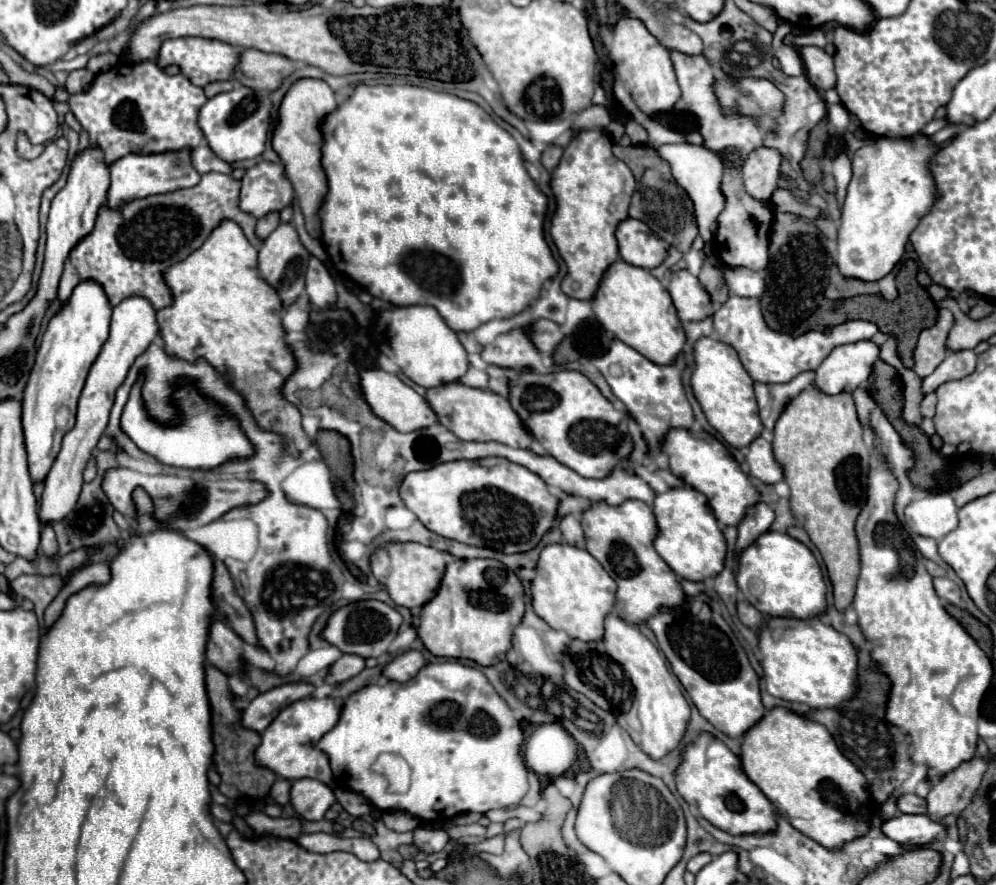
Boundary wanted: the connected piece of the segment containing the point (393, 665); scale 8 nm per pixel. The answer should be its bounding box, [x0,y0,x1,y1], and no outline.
[384,651,426,681]

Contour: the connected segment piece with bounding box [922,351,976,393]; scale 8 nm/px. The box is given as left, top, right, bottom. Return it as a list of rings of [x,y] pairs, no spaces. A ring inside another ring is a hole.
[[[952,351],[946,355],[946,359],[936,367],[936,371],[928,377],[924,377],[922,391],[930,393],[936,387],[940,387],[946,381],[962,379],[970,375],[976,369],[976,353],[974,351]]]

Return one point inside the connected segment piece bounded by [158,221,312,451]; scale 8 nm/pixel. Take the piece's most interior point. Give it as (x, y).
(223, 310)

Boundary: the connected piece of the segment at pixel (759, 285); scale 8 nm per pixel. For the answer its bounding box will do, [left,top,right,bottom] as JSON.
[724,267,764,297]

